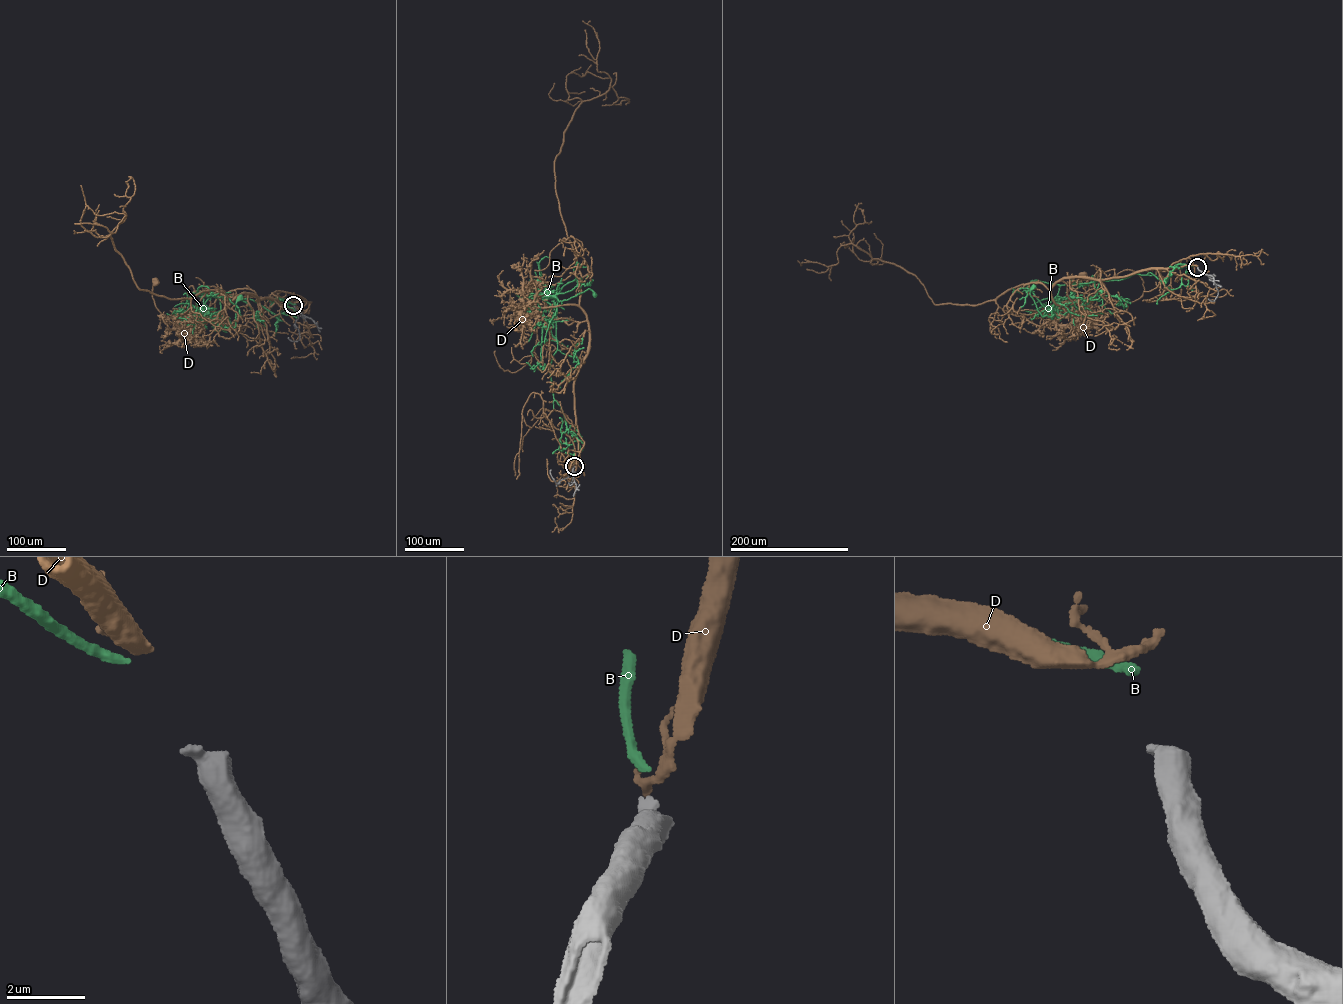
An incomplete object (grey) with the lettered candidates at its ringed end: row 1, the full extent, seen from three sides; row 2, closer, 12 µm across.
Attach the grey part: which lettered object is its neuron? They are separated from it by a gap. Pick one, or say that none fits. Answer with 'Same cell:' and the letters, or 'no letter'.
Same cell: D

